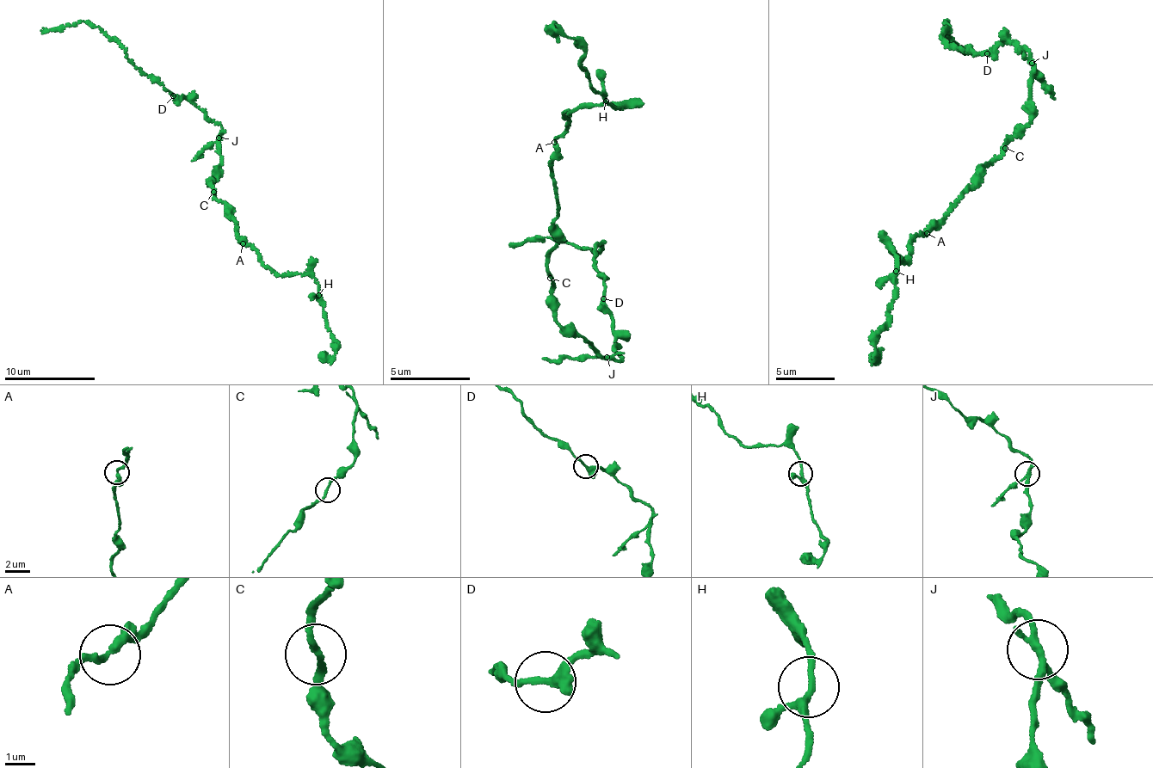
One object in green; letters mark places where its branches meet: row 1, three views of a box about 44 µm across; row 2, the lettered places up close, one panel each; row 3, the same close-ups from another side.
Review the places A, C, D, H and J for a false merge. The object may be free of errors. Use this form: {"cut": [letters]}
{"cut": ["J"]}

